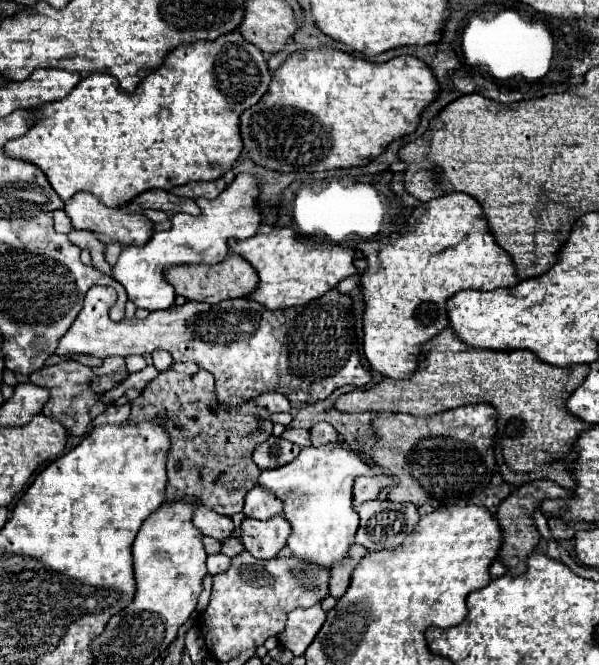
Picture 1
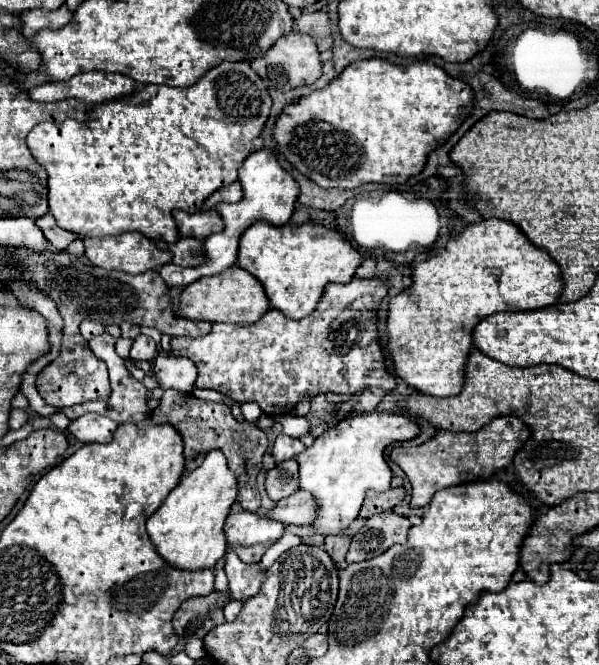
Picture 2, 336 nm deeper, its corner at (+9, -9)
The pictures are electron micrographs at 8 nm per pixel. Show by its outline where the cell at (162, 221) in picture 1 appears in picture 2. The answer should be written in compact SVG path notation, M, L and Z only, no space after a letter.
M180 237L180 241L170 243L168 249L172 251L172 263L176 265L196 265L196 261L200 261L200 241L194 237Z

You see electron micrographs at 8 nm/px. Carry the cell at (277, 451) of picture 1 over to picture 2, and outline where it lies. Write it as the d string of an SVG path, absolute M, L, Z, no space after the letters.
M288 459L284 463L276 463L266 475L266 493L272 501L292 495L298 491L298 463L296 459Z

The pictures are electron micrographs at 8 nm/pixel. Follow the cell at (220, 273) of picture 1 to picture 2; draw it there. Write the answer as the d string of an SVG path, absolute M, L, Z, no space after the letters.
M238 265L228 267L220 275L202 277L188 285L178 303L178 315L190 321L222 321L222 323L254 323L270 309L268 299L264 297L264 287L256 277Z

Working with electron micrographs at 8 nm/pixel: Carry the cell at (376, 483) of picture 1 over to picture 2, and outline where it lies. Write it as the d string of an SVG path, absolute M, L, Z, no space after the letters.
M396 487L396 489L388 489L384 493L376 493L376 491L368 491L366 493L366 499L364 499L364 505L360 509L360 517L362 519L368 519L376 513L384 513L384 511L390 511L394 505L402 503L402 499L406 497L406 491L404 487Z

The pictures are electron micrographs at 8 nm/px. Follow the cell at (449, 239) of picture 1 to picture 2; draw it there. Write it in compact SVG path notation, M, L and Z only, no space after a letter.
M484 219L464 227L458 235L448 239L446 247L438 247L412 267L412 285L388 301L386 351L394 363L396 375L424 395L452 397L460 393L466 357L472 351L474 325L496 311L532 311L548 307L556 303L560 289L558 265L548 253L532 247L516 225L502 219Z

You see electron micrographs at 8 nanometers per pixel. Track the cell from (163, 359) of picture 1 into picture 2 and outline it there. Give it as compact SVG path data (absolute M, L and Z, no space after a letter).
M160 353L156 357L152 369L156 373L158 387L162 387L162 389L176 389L176 391L190 393L194 387L196 367L192 365L192 361L188 361L184 357L168 357L168 355Z

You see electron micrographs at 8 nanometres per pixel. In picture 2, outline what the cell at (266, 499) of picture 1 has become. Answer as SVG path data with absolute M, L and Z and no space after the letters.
M296 491L282 501L276 501L276 507L268 509L264 517L282 525L308 525L312 523L312 517L316 517L316 503L308 493Z

